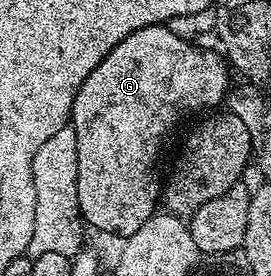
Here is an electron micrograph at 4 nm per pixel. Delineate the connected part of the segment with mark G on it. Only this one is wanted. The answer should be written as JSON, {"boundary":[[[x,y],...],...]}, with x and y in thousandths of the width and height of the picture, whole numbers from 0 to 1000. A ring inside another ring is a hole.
{"boundary":[[[609,87],[539,94],[476,130],[461,130],[461,145],[446,145],[446,159],[432,159],[432,174],[417,174],[402,188],[402,203],[387,203],[387,217],[373,217],[373,232],[358,232],[358,246],[343,246],[343,261],[328,261],[314,304],[299,304],[299,319],[269,362],[255,453],[269,464],[269,478],[284,478],[284,739],[292,743],[292,779],[303,783],[310,808],[332,830],[339,819],[343,830],[369,833],[380,848],[428,848],[439,870],[465,870],[491,841],[506,841],[506,826],[520,826],[520,812],[535,812],[535,797],[550,797],[590,743],[594,659],[590,649],[572,649],[572,583],[587,572],[587,525],[598,522],[616,471],[642,464],[646,424],[657,420],[661,399],[768,395],[764,402],[775,402],[793,391],[775,391],[775,384],[793,384],[804,370],[812,380],[834,359],[845,337],[845,315],[838,315],[845,239],[827,199],[804,178],[793,178],[797,185],[745,181],[734,167],[745,163],[708,159],[686,138],[653,134]]]}

